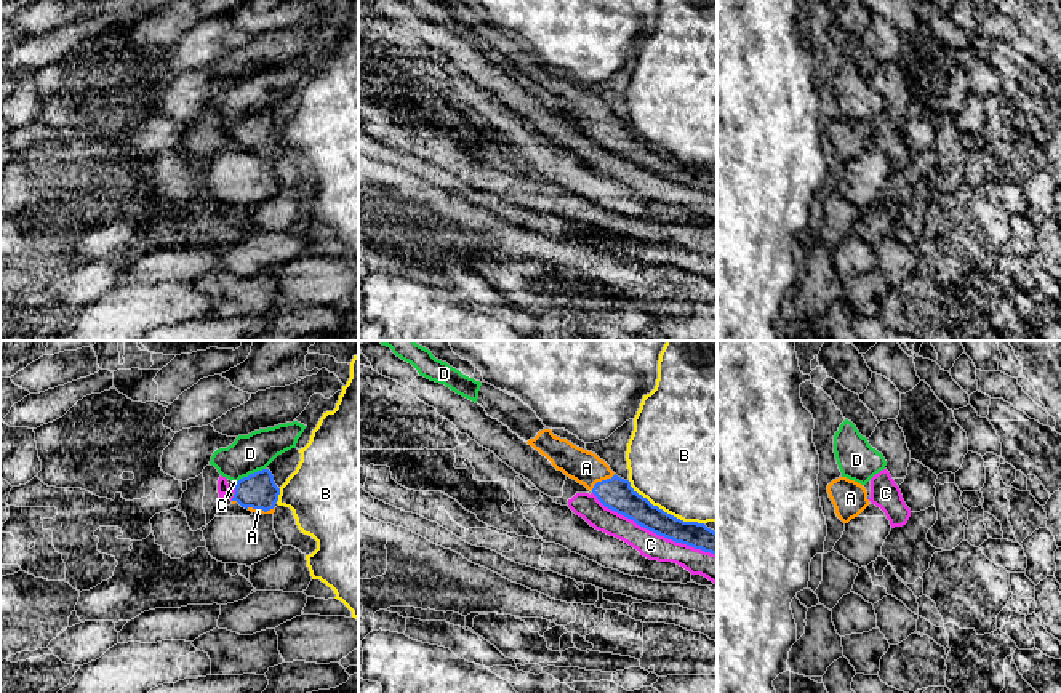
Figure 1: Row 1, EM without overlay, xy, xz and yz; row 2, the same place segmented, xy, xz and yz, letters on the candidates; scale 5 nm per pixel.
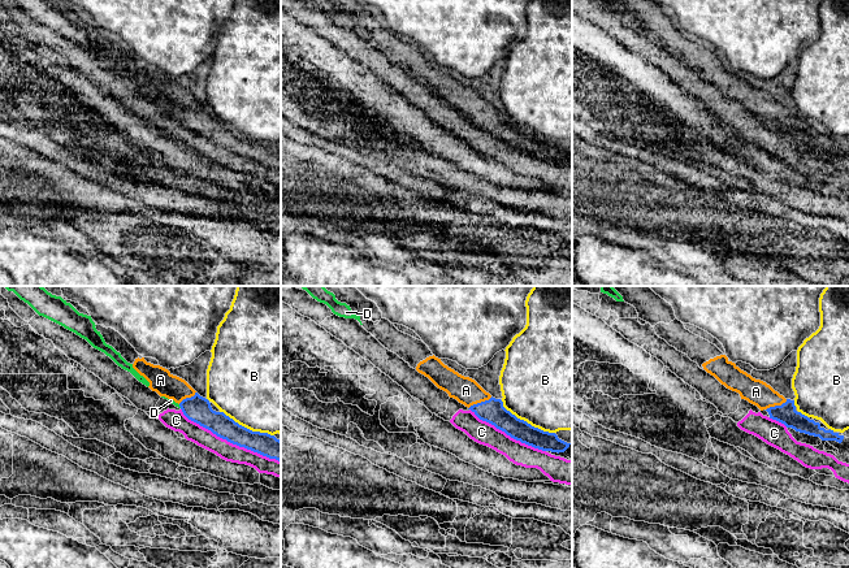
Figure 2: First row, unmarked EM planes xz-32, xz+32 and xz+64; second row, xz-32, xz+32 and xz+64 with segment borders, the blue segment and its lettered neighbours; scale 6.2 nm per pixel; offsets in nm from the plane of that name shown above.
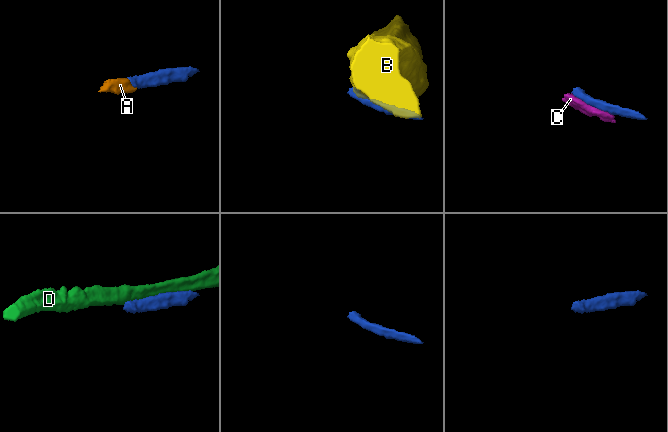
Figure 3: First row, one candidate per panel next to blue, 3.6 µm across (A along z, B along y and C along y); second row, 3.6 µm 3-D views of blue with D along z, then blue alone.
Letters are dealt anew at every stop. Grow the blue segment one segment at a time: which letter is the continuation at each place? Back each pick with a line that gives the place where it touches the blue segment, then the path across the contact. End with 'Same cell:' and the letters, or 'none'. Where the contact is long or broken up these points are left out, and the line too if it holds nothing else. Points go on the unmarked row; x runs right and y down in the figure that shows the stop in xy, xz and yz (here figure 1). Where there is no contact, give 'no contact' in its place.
A: xz (602, 122) | across xz (615, 135), (602, 122), (586, 109)
Same cell: A

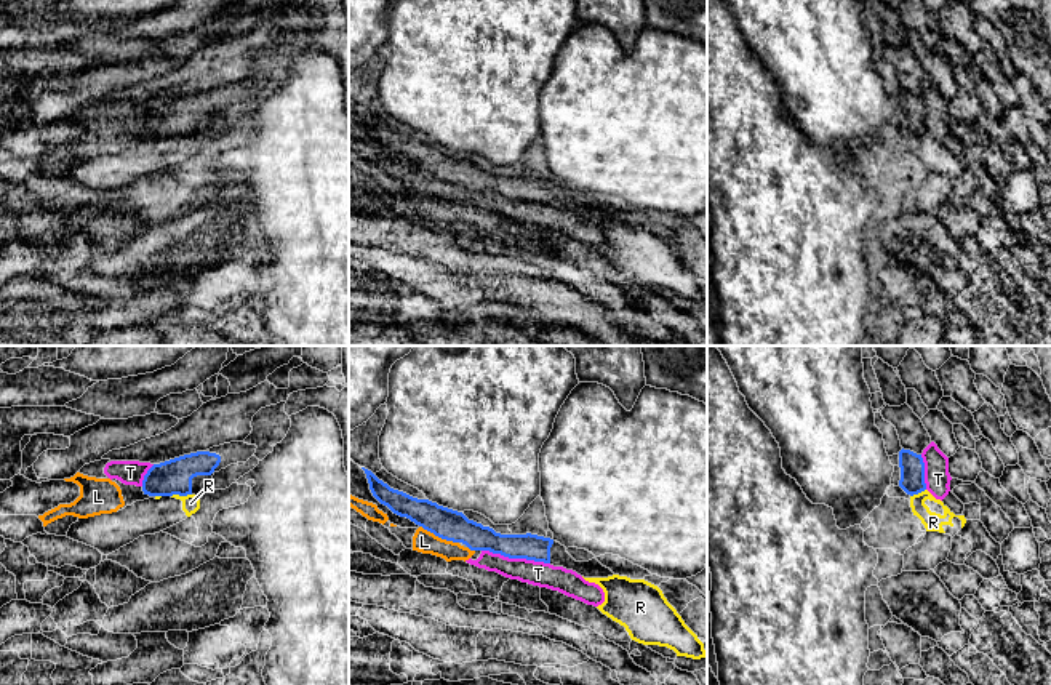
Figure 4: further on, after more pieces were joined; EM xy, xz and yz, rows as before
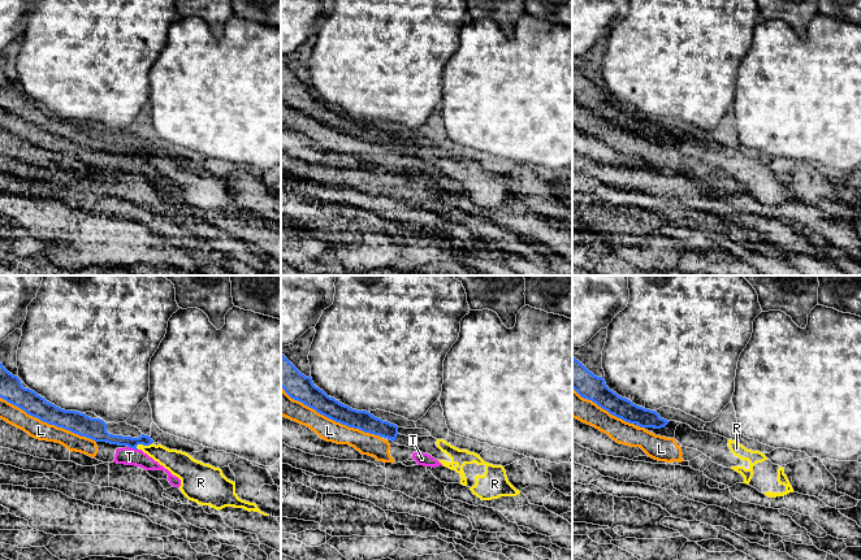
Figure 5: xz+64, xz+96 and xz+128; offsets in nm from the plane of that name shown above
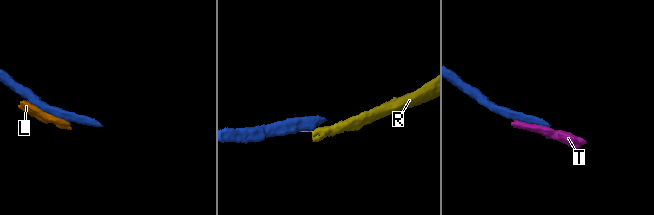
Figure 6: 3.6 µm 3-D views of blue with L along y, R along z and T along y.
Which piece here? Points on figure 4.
Same cell: none

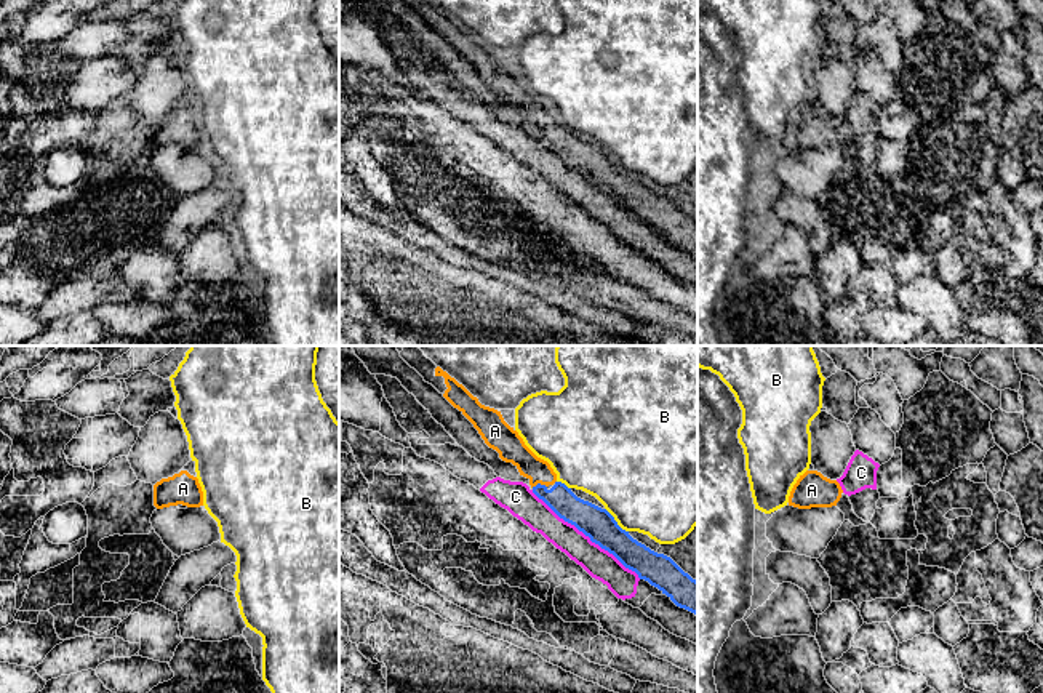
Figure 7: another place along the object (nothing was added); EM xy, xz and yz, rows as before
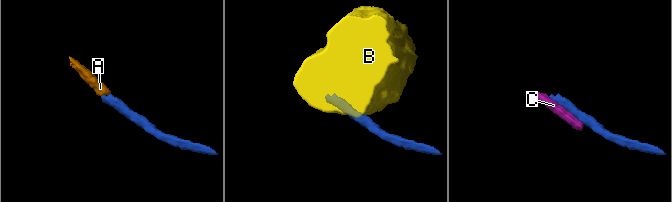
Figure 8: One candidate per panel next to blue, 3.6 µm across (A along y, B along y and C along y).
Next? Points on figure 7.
A: xz (538, 125) | across xz (560, 140), (549, 138), (538, 125), (538, 116), (511, 88)
Same cell: A

